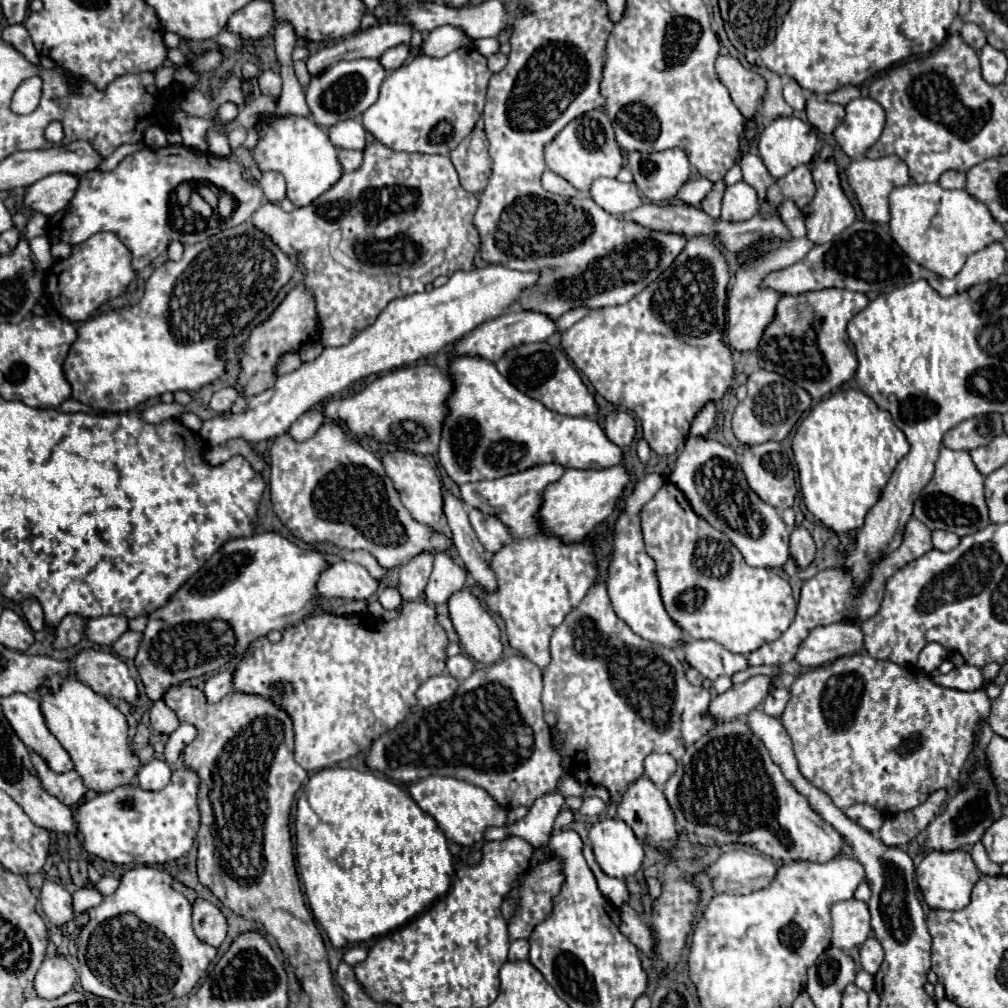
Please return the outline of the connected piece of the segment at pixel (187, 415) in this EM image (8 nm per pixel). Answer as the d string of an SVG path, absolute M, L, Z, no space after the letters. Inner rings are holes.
M184 412L182 416L178 416L178 420L180 420L180 424L184 424L190 432L200 432L200 426L202 426L202 420L196 416L196 414L192 414L192 412Z

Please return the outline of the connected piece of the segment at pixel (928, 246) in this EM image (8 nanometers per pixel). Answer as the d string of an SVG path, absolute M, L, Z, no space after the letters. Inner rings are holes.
M904 184L900 188L894 188L890 192L890 234L894 238L894 242L908 254L908 258L912 258L916 264L944 276L944 278L952 278L956 276L966 258L982 248L986 248L992 242L1004 240L1004 228L992 218L992 214L988 212L988 208L974 200L966 190L944 190L940 188L940 184Z

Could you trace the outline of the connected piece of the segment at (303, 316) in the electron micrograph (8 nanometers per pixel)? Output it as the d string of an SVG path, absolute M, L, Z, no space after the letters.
M300 284L294 290L288 292L288 296L284 298L284 302L274 310L274 314L270 316L270 320L266 320L262 326L258 326L252 334L250 340L244 344L242 348L242 372L240 372L240 384L244 388L244 392L248 392L248 396L260 394L264 392L264 388L270 388L276 380L276 362L282 354L286 352L296 352L300 348L300 344L310 342L310 336L316 330L316 306L314 306L314 298L310 294L310 290Z

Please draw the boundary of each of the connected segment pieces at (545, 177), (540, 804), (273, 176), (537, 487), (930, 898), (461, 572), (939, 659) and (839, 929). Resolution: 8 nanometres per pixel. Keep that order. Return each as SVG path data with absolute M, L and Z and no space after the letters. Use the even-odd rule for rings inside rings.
M546 170L544 174L542 174L542 186L548 190L548 192L552 192L552 194L560 194L560 196L578 196L578 190L576 188L572 188L572 184L568 184L562 176L556 176L554 172L550 172L550 170Z
M558 790L544 794L534 802L534 806L522 820L516 820L500 828L488 828L486 840L506 840L510 836L520 836L522 840L528 840L528 844L532 844L534 848L546 846L552 836L552 826L562 804L564 798Z
M264 172L260 178L260 188L270 202L282 202L286 198L286 182L280 172Z
M542 464L498 480L460 486L460 496L470 508L500 516L502 524L508 526L512 534L512 542L500 548L490 560L490 568L496 576L496 588L490 592L482 588L484 602L506 622L510 646L540 668L544 668L550 660L548 646L552 630L560 626L566 614L582 602L598 576L598 554L594 552L592 542L562 542L558 536L548 534L540 526L538 510L542 506L544 490L548 484L560 480L562 474L564 468L560 464Z
M966 850L956 852L928 852L924 860L916 868L916 882L922 890L924 902L930 908L942 908L942 910L962 910L970 902L970 892L980 880L980 872L972 860L972 856Z
M438 552L434 560L434 570L426 586L426 598L434 604L444 604L466 584L466 570L460 568L448 554Z
M930 642L930 644L926 644L926 646L922 648L922 652L920 652L918 668L924 670L926 674L930 674L930 672L934 672L946 658L948 658L948 652L946 652L940 644Z
M856 898L832 906L832 946L852 950L872 934L868 904Z

